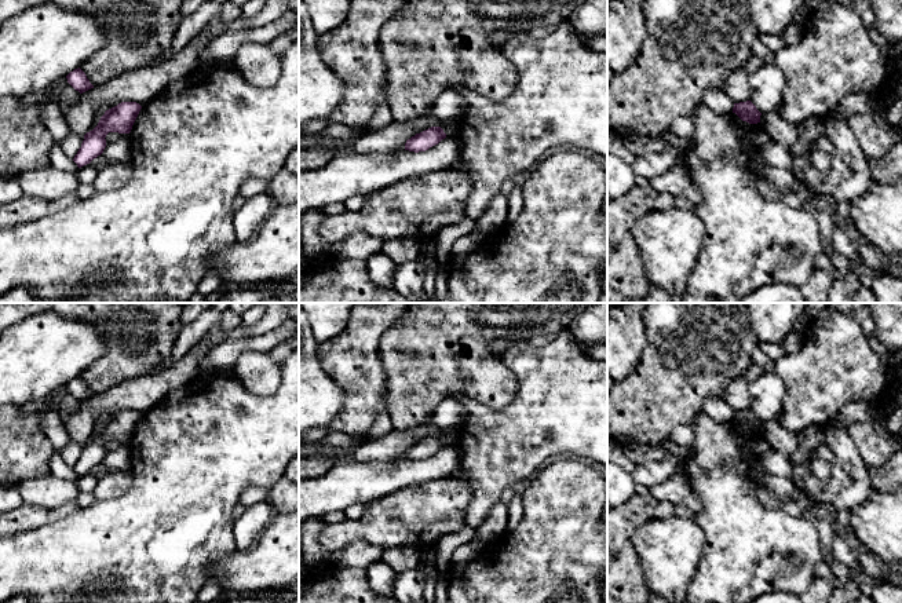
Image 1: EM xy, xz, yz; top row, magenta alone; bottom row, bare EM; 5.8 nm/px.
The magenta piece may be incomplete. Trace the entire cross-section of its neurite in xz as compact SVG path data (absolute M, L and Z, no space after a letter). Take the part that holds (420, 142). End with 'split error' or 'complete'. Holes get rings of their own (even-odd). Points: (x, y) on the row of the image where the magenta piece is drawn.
M431 127L408 139L405 143L405 150L415 151L415 153L426 151L430 147L438 145L445 138L446 134L441 127Z; complete

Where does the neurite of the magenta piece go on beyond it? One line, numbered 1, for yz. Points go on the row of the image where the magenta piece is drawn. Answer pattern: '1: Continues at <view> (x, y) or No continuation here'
1: No continuation here

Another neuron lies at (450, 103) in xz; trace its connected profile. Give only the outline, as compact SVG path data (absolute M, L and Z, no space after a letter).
M456 87L445 89L434 102L432 107L426 113L431 118L457 118L465 110L465 100Z

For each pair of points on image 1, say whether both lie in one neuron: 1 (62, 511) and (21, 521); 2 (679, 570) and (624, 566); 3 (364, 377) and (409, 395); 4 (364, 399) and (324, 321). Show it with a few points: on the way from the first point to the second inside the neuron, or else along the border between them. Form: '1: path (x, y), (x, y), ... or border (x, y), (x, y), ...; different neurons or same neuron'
1: path (53, 515), (30, 516); same neuron
2: border (634, 536), (632, 545), (647, 588); different neurons
3: border (379, 354), (386, 373), (387, 406); different neurons
4: border (350, 317), (339, 333), (320, 344); different neurons

